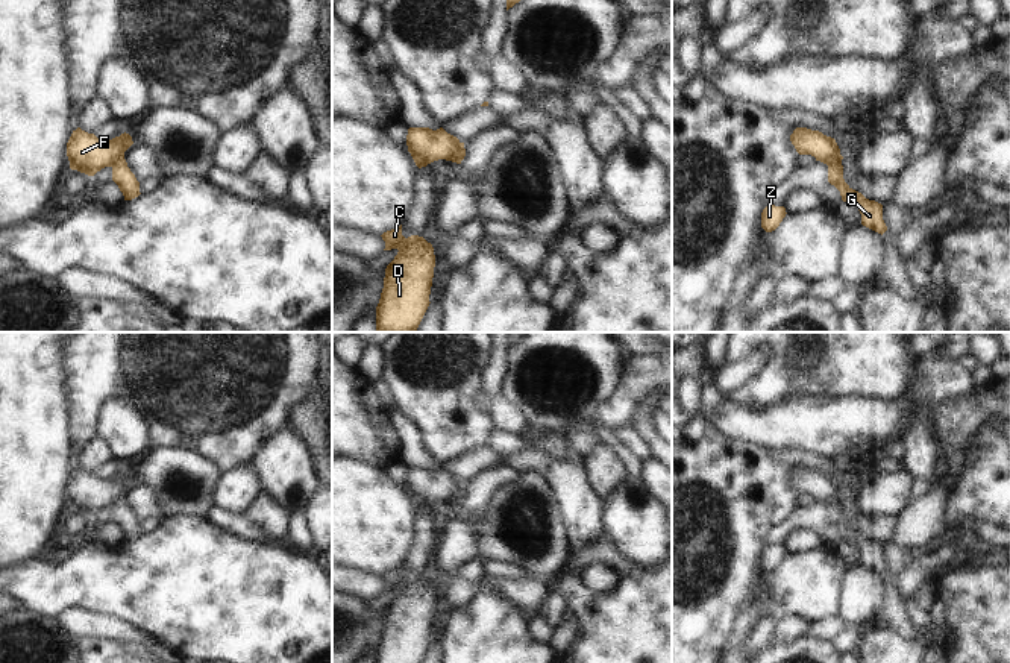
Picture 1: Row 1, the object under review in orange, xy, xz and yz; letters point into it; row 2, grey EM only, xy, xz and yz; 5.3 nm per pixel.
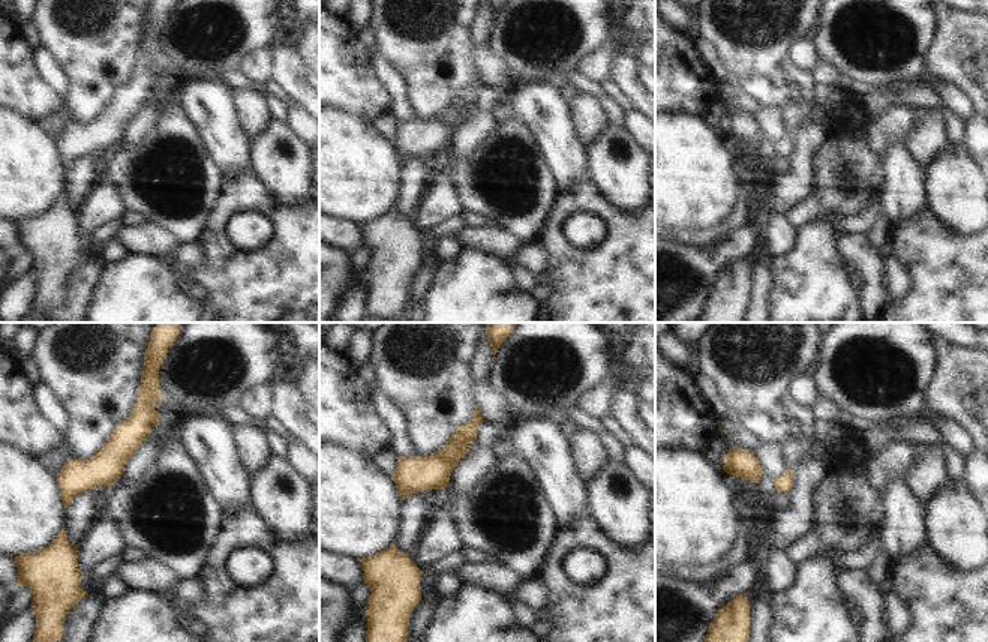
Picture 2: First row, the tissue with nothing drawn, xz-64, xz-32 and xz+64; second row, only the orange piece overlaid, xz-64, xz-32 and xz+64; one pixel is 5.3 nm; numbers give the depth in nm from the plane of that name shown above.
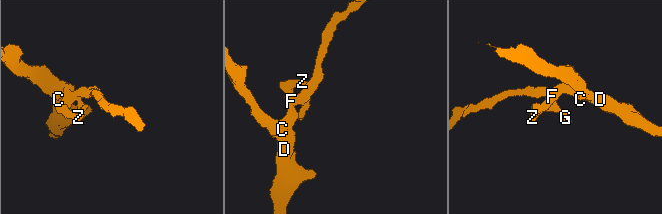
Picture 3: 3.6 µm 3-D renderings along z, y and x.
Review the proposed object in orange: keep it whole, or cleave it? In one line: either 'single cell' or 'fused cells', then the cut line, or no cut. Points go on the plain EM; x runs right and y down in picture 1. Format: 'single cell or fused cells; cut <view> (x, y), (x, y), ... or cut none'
fused cells; cut xz (460, 483), (449, 499)

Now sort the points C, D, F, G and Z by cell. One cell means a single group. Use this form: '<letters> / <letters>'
C D F Z / G

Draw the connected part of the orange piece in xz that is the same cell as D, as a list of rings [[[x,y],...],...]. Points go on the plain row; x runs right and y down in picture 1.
[[[402,564],[384,572],[384,590],[397,589],[385,608],[384,628],[376,646],[376,663],[420,663],[434,617],[434,587],[423,577],[402,575]]]

